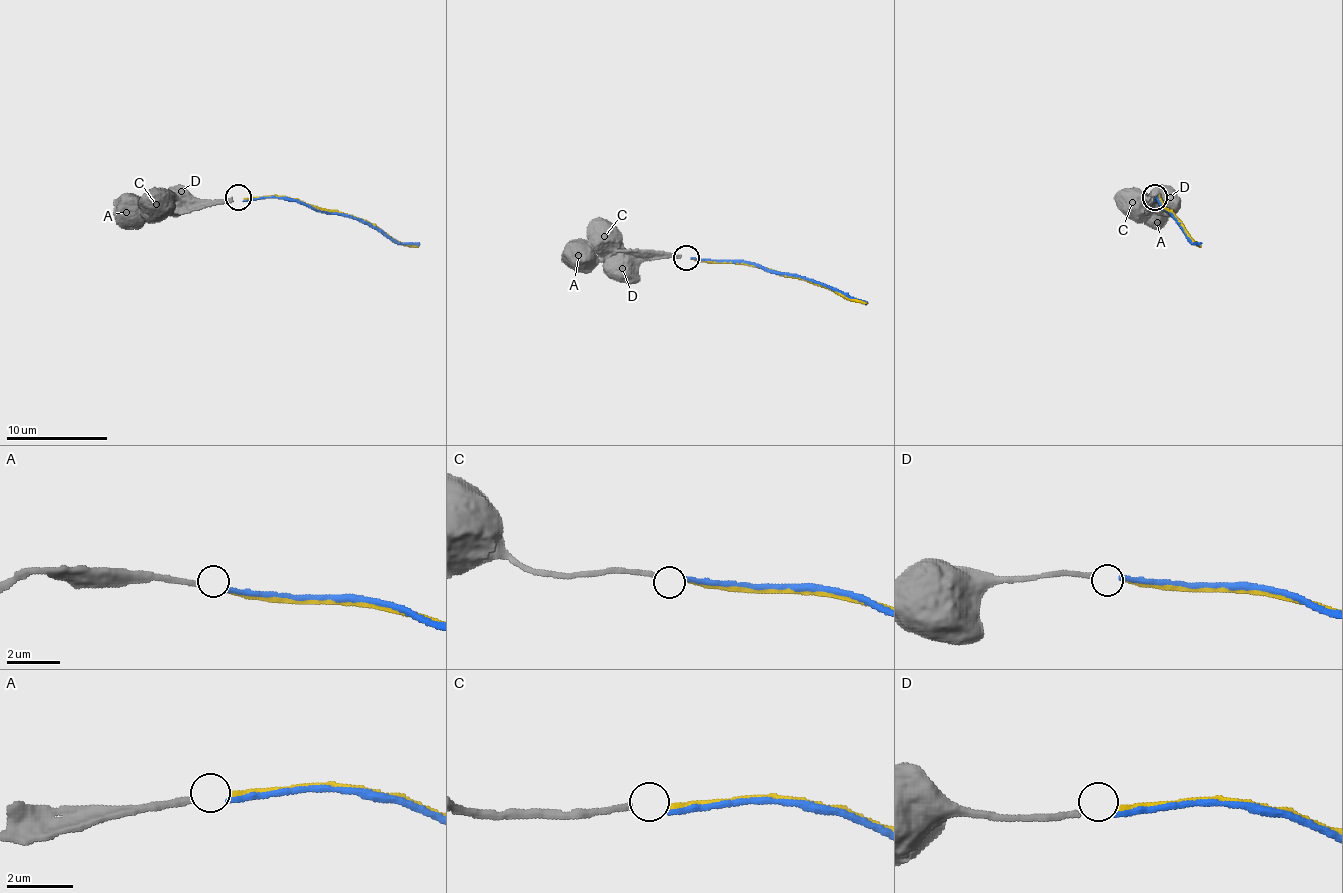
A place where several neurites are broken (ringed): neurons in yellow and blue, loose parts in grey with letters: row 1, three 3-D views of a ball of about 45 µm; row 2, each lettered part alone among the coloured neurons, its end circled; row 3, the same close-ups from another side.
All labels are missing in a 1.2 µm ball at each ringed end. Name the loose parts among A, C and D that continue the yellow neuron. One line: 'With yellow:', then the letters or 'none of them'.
With yellow: A

